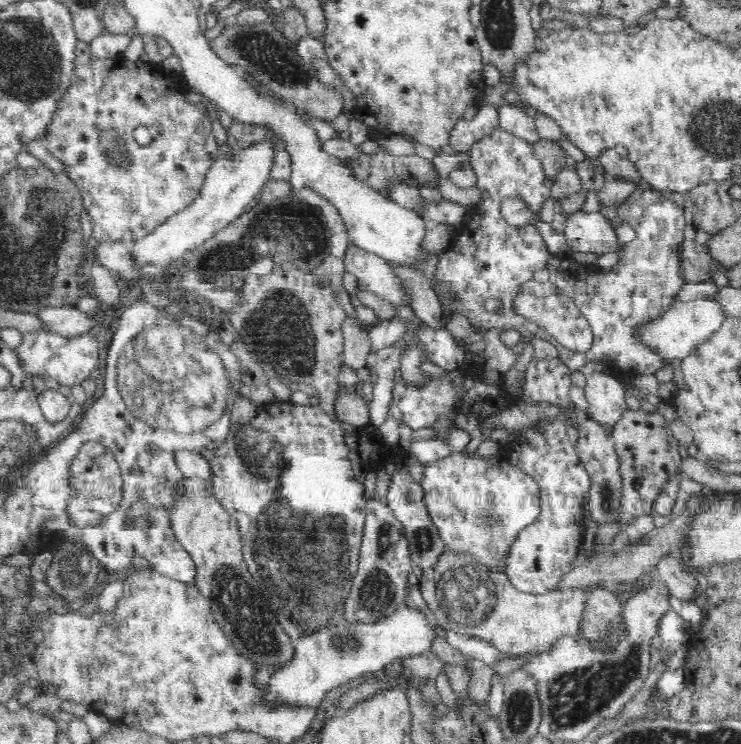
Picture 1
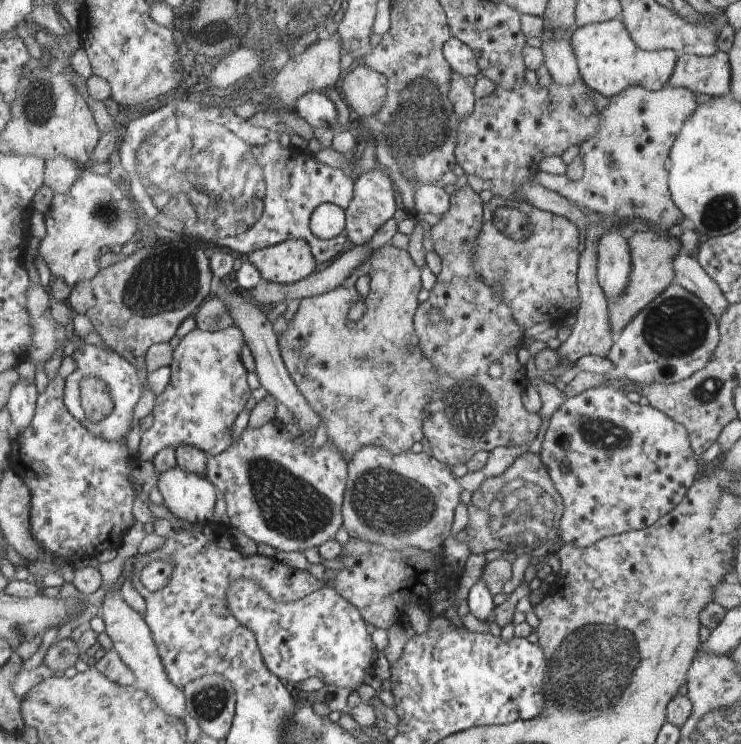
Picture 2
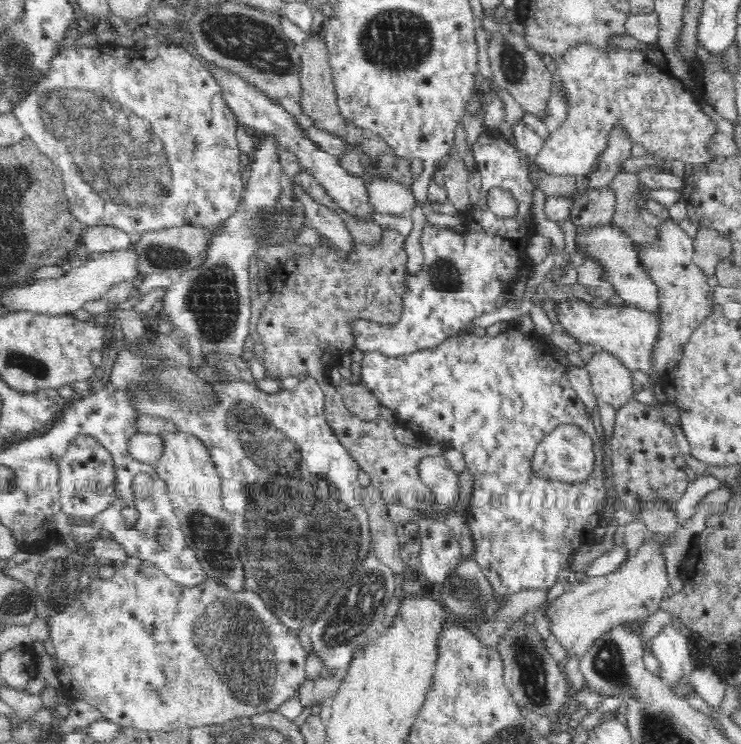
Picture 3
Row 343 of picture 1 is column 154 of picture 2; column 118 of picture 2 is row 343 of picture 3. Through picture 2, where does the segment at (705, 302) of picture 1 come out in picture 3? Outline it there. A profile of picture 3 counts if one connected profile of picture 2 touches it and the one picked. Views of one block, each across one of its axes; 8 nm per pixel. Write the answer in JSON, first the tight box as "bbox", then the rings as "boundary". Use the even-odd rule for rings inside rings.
{"bbox":[555,298,660,378],"boundary":[[[568,298],[555,304],[556,322],[562,330],[578,338],[584,344],[592,344],[597,349],[611,352],[629,369],[641,371],[653,378],[660,377],[653,372],[650,353],[659,331],[660,315],[642,312],[636,308],[623,306],[592,308],[583,299]]]}

